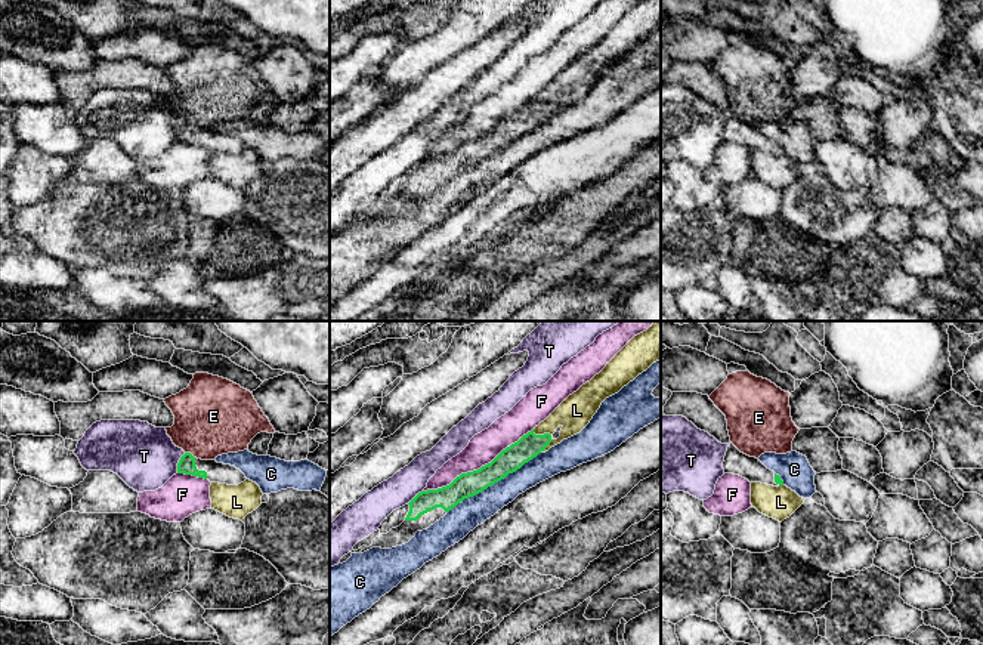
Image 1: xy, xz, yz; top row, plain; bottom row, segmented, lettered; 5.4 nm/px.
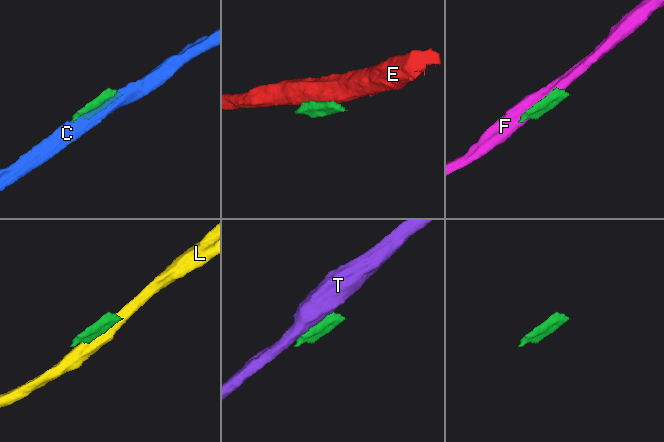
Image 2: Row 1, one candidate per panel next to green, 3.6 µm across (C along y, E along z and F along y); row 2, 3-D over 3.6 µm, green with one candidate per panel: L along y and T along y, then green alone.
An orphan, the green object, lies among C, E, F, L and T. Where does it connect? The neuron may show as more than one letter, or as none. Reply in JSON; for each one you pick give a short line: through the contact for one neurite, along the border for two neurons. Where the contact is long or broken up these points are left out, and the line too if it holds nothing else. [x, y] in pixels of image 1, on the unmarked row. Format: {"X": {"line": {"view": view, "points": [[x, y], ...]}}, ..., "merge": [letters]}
{"merge": []}

